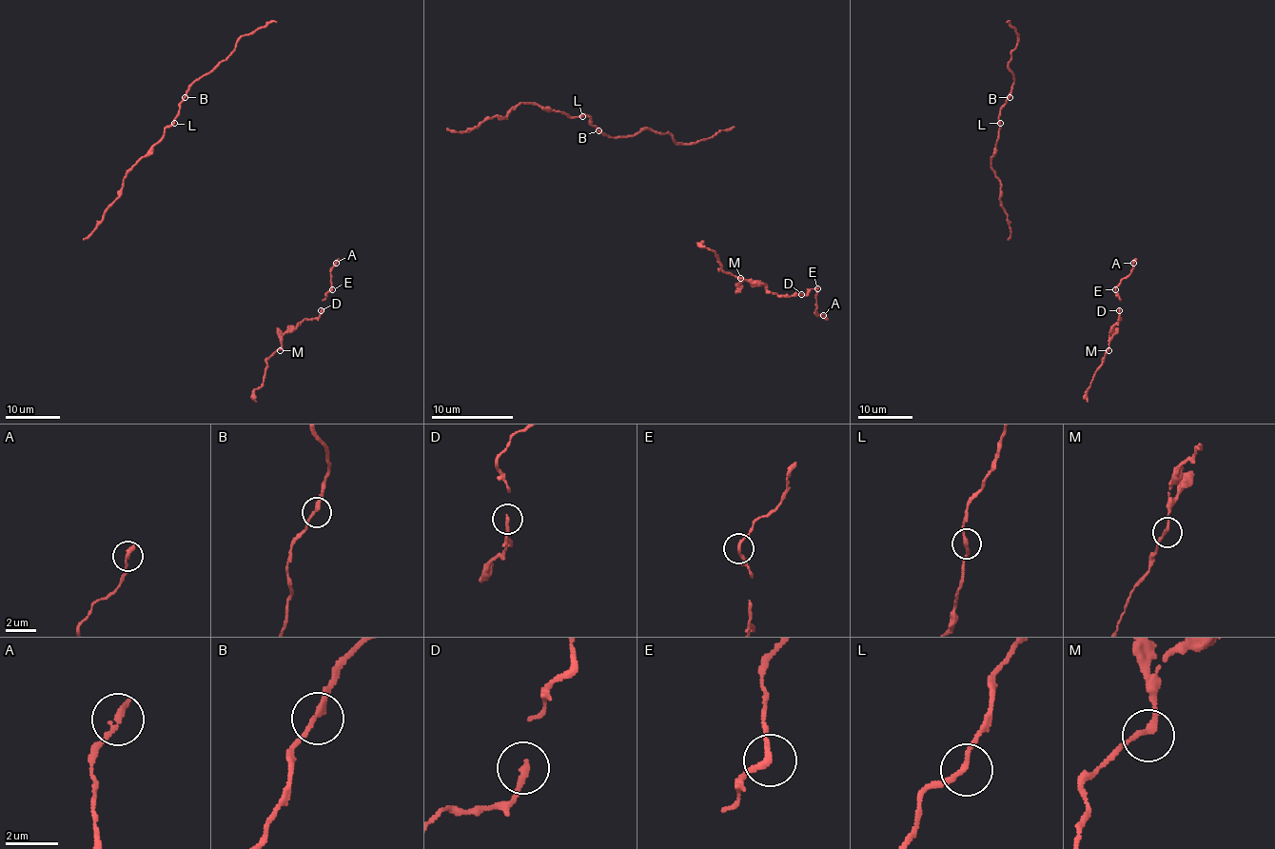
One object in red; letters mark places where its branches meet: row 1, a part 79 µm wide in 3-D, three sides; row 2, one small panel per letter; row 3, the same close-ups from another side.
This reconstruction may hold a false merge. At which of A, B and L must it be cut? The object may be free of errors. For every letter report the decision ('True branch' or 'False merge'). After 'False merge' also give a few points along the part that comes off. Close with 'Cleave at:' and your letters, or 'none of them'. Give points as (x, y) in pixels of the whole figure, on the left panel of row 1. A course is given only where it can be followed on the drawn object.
A: False merge. Course of the part to remove: (336, 262), (323, 311), (283, 336), (282, 345), (266, 361), (264, 382), (254, 391), (257, 401)
B: True branch
L: True branch
Cleave at: A

